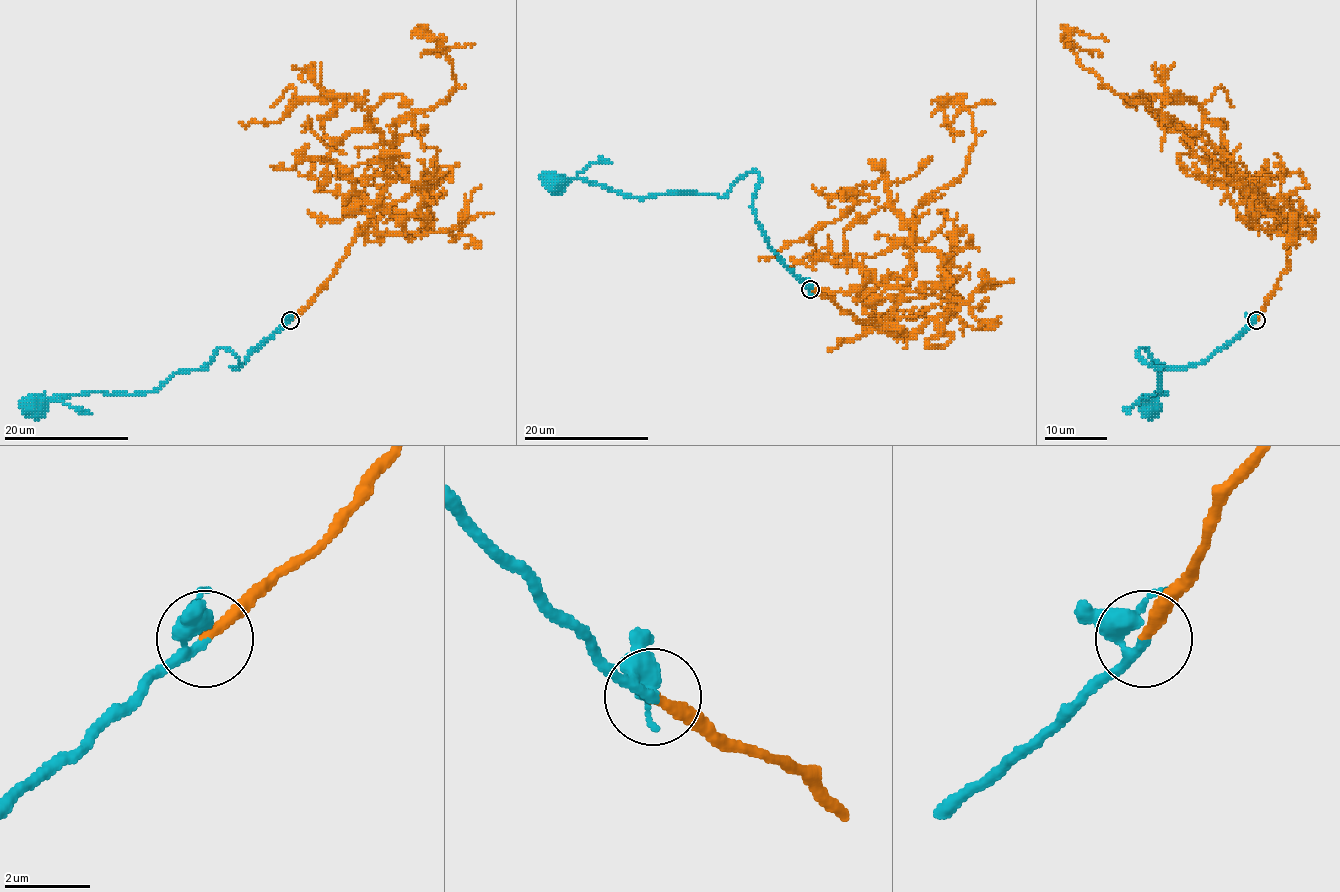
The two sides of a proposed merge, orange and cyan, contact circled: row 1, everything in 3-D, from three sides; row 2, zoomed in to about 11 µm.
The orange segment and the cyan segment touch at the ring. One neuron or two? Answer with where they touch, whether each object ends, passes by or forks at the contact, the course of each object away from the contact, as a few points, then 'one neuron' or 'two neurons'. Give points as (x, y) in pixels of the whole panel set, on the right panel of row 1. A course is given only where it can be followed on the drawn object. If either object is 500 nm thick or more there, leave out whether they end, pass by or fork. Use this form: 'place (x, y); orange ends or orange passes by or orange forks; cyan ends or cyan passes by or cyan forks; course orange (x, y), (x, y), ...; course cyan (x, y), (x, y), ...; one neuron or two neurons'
place (1256, 320); orange ends; cyan passes by; course orange (1256, 320), (1287, 267), (1290, 228), (1261, 190), (1234, 203), (1146, 102), (1192, 99), (1226, 121); course cyan (1256, 320), (1187, 367), (1152, 367), (1138, 355), (1141, 348), (1163, 369), (1165, 394), (1149, 396), (1148, 406); one neuron

